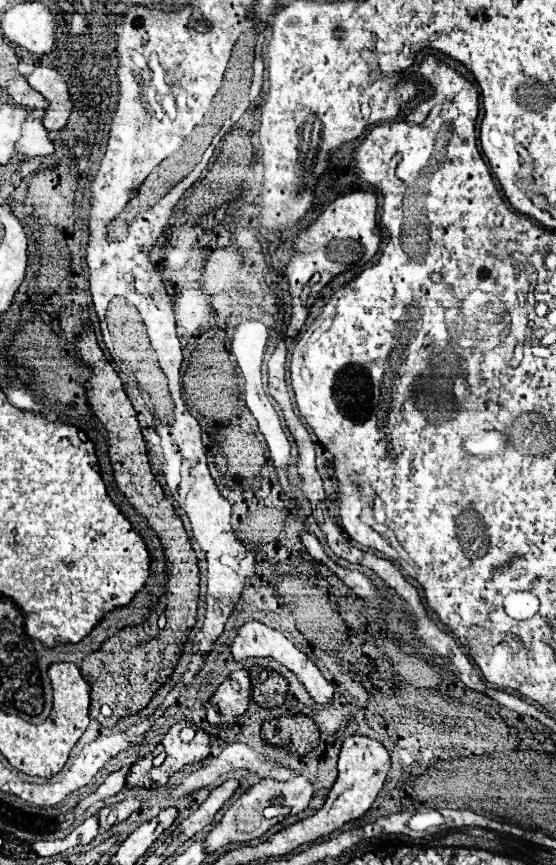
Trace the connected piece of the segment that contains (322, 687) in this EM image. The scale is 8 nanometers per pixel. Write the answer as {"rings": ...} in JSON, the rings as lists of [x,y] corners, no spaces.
{"rings":[[[252,619],[252,621],[246,621],[246,623],[238,629],[238,635],[236,635],[234,643],[232,643],[232,655],[234,655],[234,659],[244,659],[244,657],[272,657],[272,659],[276,659],[278,663],[286,665],[292,673],[296,673],[296,677],[304,683],[304,687],[308,689],[308,693],[312,695],[314,701],[318,701],[318,703],[328,703],[330,697],[332,697],[332,691],[334,691],[332,685],[322,677],[320,669],[310,661],[310,657],[308,657],[306,653],[302,653],[300,649],[296,649],[296,645],[294,645],[290,639],[286,639],[280,631],[268,627],[268,625],[262,623],[262,621]]]}

